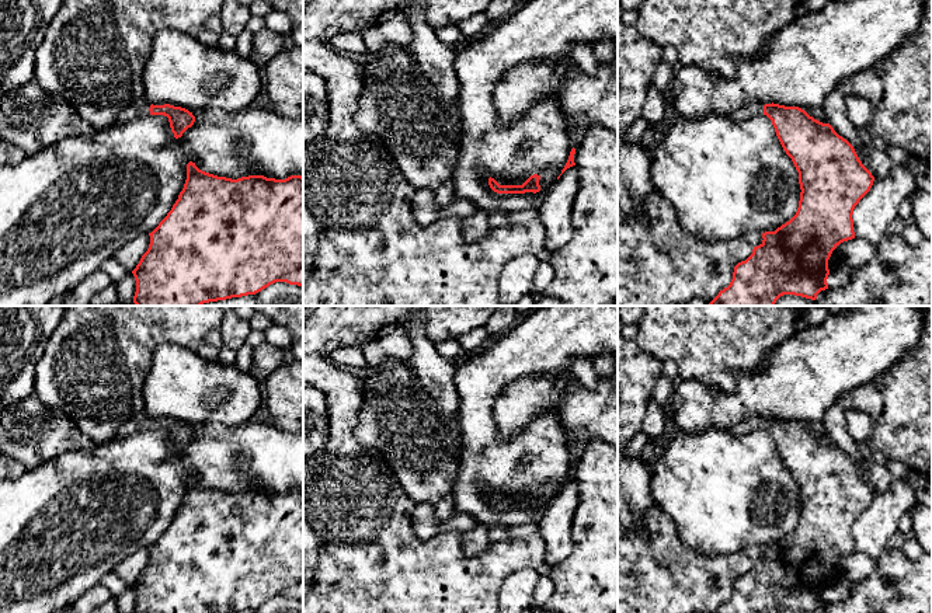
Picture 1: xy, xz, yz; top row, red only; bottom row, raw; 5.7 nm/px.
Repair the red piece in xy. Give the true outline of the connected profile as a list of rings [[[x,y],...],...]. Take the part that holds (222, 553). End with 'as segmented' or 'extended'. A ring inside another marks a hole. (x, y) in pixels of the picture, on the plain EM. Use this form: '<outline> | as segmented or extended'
[[[189,476],[187,478],[187,494],[178,513],[149,550],[149,563],[132,585],[136,595],[133,613],[232,613],[255,609],[275,596],[286,596],[303,602],[303,491],[291,490],[285,494],[275,494],[264,490],[248,490],[232,494],[205,487]]] | as segmented

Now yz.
[[[754,415],[741,424],[727,428],[728,432],[744,435],[755,429],[766,429],[775,442],[776,450],[792,473],[800,498],[800,515],[796,529],[775,546],[762,547],[762,557],[754,561],[752,568],[734,581],[733,593],[714,613],[779,613],[783,609],[794,609],[806,613],[817,613],[821,605],[828,603],[828,574],[832,565],[844,555],[855,553],[853,523],[870,505],[874,491],[862,478],[853,460],[839,450],[830,438],[823,438],[799,421],[765,418]]] | extended

